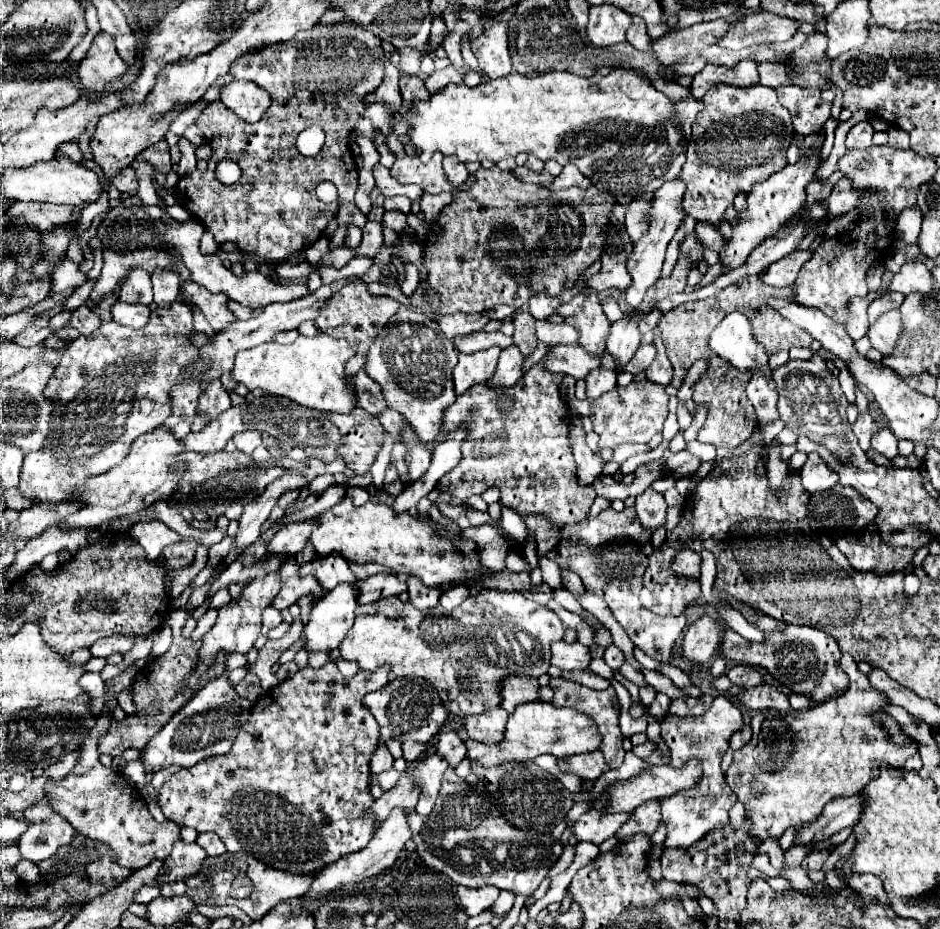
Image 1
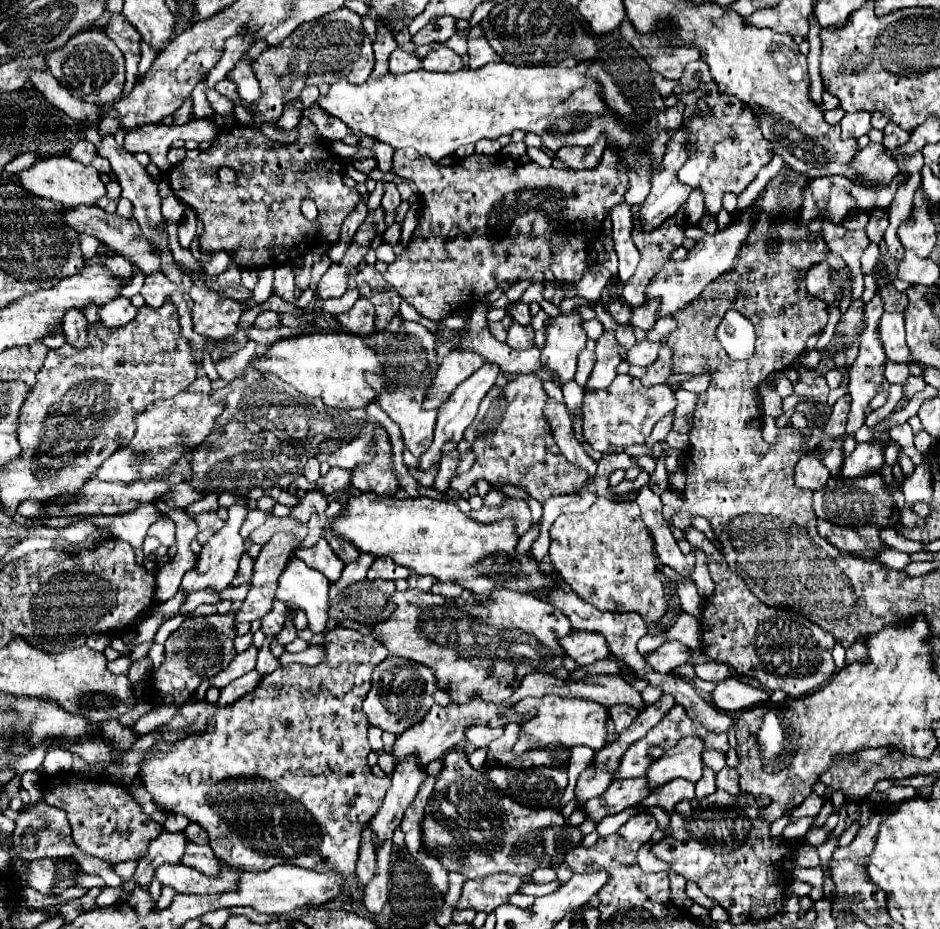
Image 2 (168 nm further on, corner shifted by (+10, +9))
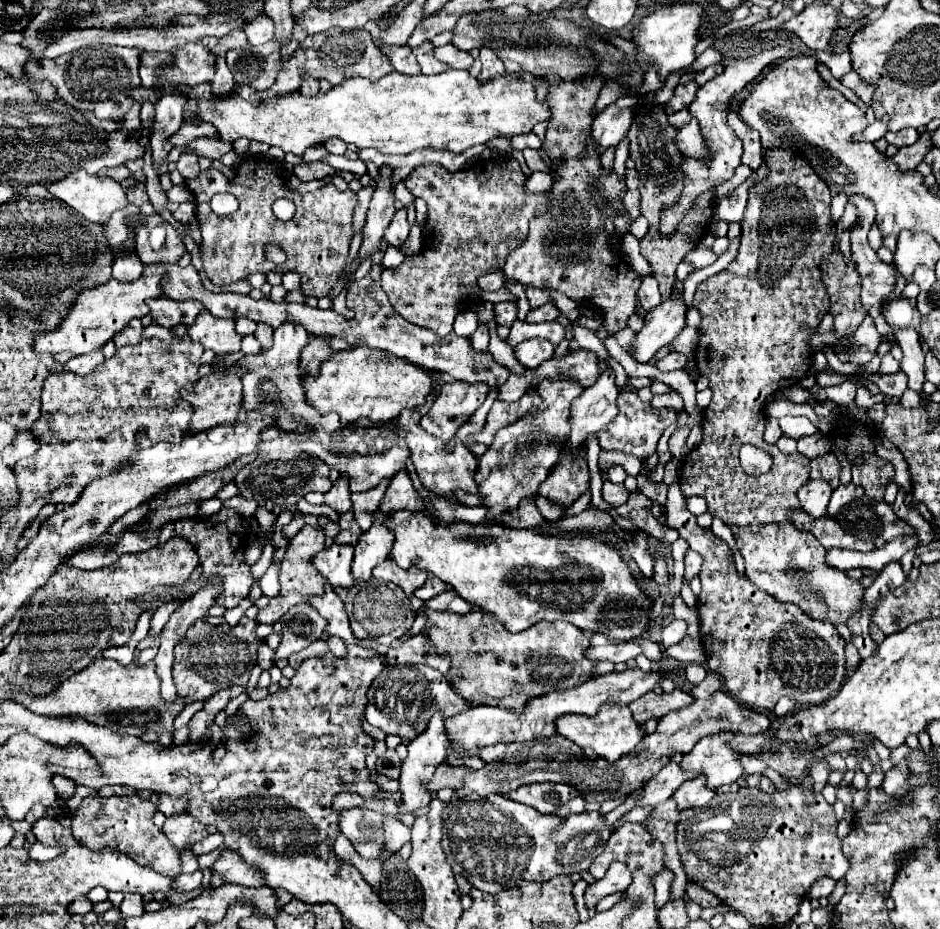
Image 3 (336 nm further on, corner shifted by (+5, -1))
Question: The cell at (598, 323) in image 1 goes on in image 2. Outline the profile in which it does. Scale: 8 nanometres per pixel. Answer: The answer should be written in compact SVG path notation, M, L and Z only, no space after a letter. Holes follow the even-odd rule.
M563 314L549 320L547 342L541 350L541 364L559 378L559 386L571 382L577 370L577 354L585 348L585 332L581 318Z

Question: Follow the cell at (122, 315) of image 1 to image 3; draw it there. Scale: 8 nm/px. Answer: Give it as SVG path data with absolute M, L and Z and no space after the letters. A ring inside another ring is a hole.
M134 318L114 336L114 344L116 344L116 348L126 346L126 344L138 344L140 336L142 336L142 322L138 318Z

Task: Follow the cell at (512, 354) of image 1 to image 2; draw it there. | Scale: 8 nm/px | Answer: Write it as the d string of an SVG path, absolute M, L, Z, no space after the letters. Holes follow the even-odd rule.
M483 364L473 376L469 376L465 382L461 382L461 386L457 386L457 390L439 406L439 414L437 414L437 426L435 426L435 440L433 444L427 448L427 452L421 456L421 470L429 470L435 462L439 462L441 458L441 448L447 440L451 442L459 442L467 430L467 426L473 422L473 418L477 416L477 408L481 404L481 400L485 398L485 394L489 392L489 388L495 384L499 376L499 370L497 366L489 366L489 364Z

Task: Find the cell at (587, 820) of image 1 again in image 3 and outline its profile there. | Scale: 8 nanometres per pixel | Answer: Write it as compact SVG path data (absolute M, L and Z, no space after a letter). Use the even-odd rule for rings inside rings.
M670 760L660 772L656 772L648 782L644 782L644 790L636 800L636 806L656 806L672 798L672 794L686 782L696 778L698 772L682 772L682 768Z

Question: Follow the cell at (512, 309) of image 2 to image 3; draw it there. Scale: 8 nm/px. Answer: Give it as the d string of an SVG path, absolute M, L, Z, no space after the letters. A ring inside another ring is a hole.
M500 302L494 306L496 310L496 322L504 324L504 326L512 326L518 314L518 306L516 302Z

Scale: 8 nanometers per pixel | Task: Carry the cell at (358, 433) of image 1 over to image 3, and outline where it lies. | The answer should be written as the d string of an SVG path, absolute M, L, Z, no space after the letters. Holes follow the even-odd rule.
M406 468L398 470L392 476L378 510L382 514L388 514L392 510L424 510L424 502L418 496L418 492L412 488Z

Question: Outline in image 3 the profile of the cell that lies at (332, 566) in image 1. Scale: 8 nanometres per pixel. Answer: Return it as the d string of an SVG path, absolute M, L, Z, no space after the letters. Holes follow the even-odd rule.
M332 544L330 548L318 552L312 558L312 564L314 564L314 568L318 568L318 572L322 572L322 576L334 588L352 588L354 586L354 580L350 574L352 554L354 554L352 546Z

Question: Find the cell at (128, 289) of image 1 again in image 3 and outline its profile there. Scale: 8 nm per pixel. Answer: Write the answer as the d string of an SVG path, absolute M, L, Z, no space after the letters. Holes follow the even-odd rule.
M134 252L118 254L112 264L112 278L120 280L120 282L134 282L142 276L142 268L144 268L144 264Z

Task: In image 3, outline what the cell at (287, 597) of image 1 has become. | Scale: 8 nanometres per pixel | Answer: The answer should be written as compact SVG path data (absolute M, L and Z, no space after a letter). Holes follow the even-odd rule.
M328 582L324 584L324 594L320 594L320 596L308 596L306 602L328 622L326 624L326 634L332 634L332 636L338 634L348 644L356 644L358 642L356 636L350 630L350 622L348 622L344 604L336 596L334 588Z

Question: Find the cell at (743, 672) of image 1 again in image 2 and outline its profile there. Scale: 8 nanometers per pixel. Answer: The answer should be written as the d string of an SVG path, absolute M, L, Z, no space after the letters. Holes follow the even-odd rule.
M705 662L705 664L697 664L695 666L695 674L701 678L701 680L707 680L707 682L721 682L729 676L729 668L725 664L719 664L719 662Z

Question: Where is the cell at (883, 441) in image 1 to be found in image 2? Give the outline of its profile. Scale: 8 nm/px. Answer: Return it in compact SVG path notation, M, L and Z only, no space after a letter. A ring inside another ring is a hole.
M881 442L857 444L855 450L843 458L841 478L861 478L861 476L869 476L873 470L881 470L883 448L885 446Z

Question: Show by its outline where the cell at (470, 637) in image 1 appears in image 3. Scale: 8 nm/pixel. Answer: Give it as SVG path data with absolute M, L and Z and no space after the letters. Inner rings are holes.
M422 606L426 614L426 640L436 650L438 656L450 656L450 670L448 682L450 686L472 706L488 704L488 706L502 706L510 710L522 712L526 700L530 696L540 696L542 692L552 690L566 690L578 684L584 684L590 676L590 668L594 662L584 660L582 652L586 650L588 638L584 632L568 622L538 622L524 632L510 634L498 620L494 620L488 612L470 610L468 614L454 614L454 612L434 612Z

